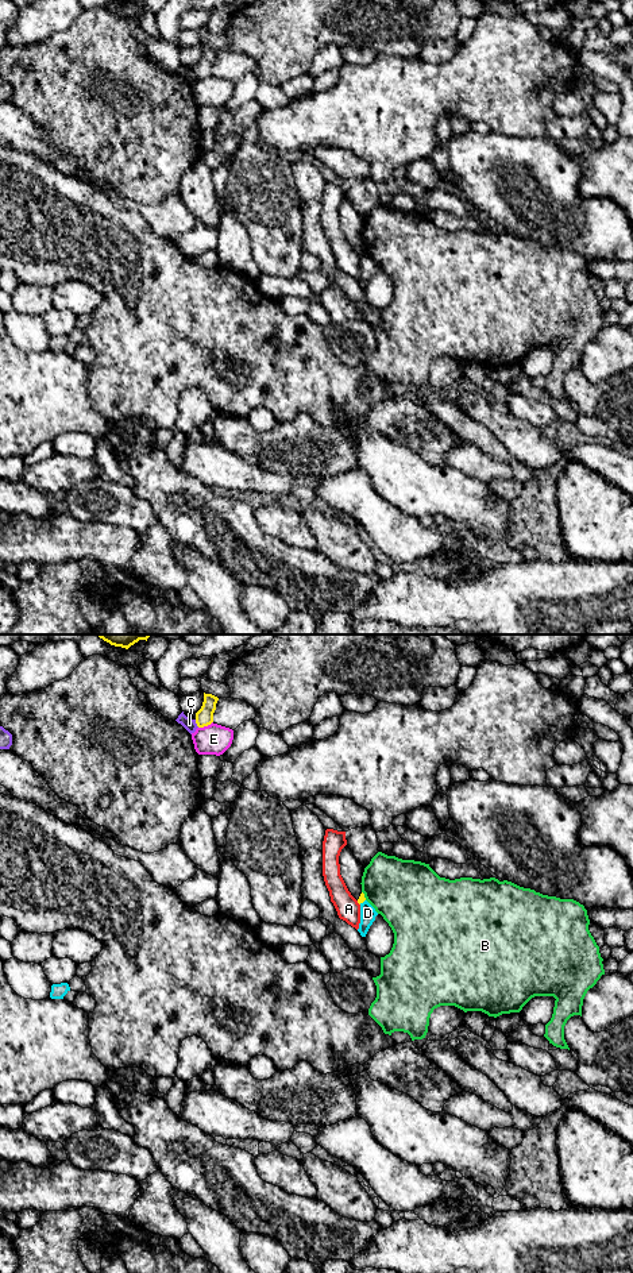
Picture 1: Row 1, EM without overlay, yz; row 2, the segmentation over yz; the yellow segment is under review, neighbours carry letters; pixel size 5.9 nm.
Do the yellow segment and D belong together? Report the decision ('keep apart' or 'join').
keep apart

